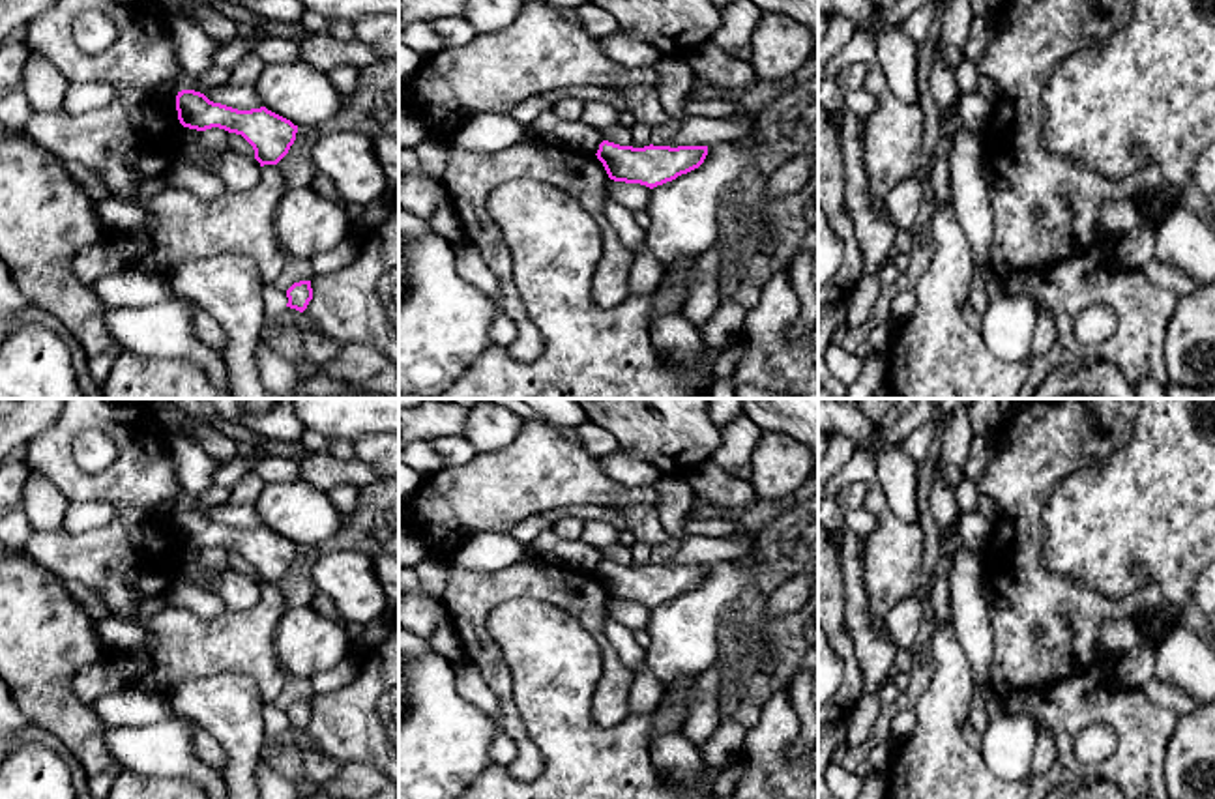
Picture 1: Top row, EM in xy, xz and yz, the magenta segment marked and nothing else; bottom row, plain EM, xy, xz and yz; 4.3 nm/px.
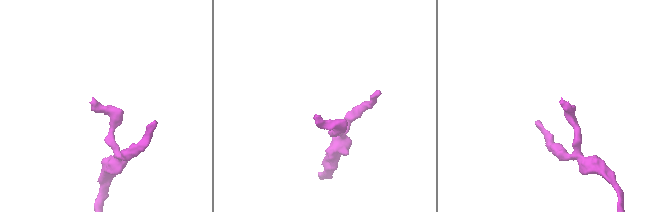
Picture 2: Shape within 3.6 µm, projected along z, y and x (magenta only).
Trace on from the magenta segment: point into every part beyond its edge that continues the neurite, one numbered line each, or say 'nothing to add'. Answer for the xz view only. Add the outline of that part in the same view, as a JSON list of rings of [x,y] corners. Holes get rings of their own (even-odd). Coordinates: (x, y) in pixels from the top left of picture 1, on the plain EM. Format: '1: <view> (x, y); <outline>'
nothing to add

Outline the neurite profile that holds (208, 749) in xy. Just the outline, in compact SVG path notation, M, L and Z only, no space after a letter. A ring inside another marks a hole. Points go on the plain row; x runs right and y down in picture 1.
M197 730L193 745L195 745L197 756L204 763L208 763L212 769L215 769L219 773L225 769L227 754L225 754L225 748L221 747L221 743L215 737L206 734L204 730Z

